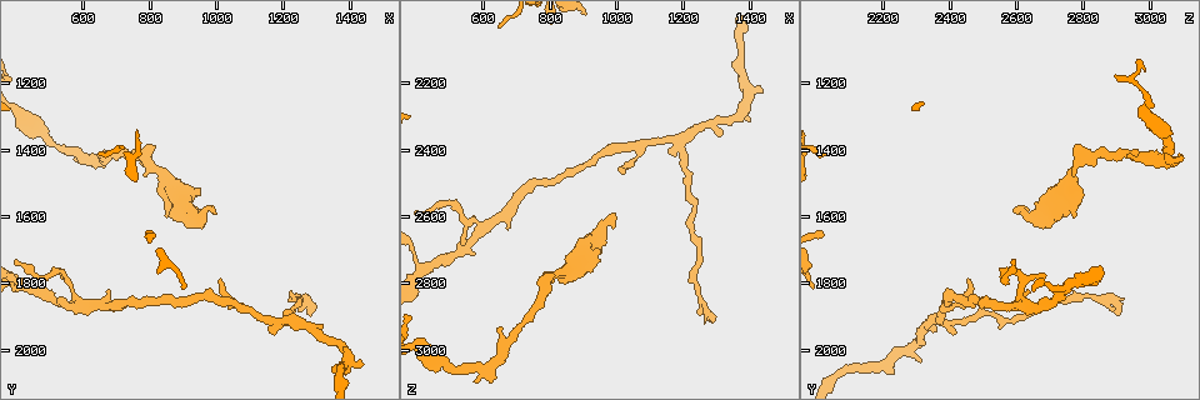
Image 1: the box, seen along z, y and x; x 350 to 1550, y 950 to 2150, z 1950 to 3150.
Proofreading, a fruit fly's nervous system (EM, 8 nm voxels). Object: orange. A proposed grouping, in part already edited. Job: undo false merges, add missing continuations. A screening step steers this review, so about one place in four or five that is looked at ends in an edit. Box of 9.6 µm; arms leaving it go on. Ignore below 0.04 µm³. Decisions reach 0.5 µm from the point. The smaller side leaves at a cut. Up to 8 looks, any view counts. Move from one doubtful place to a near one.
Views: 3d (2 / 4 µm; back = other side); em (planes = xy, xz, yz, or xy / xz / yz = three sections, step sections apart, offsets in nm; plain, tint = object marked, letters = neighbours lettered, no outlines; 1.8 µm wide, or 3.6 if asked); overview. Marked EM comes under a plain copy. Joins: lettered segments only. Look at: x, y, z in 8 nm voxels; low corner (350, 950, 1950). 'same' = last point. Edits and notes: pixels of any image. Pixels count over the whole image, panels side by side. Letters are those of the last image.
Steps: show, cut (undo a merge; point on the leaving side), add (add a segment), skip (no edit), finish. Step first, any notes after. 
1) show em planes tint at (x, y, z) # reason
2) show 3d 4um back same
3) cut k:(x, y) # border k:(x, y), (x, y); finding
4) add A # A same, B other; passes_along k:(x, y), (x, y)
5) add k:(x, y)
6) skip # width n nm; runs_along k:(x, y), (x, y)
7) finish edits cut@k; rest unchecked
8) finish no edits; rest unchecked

show em planes letters at (540, 1770, 2690) # branch stops here

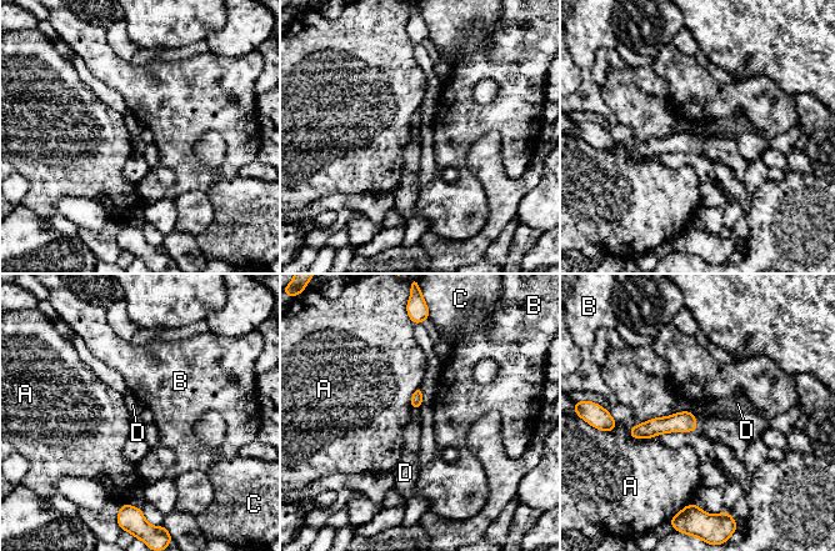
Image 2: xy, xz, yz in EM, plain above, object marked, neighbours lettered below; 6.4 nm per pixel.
skip # longest_contact A 320 nm; A other, B other, C other, D other; border 2:(411, 407), (418, 409); no lettered segment goes on from it

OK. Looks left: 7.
show em xy step 4 letters at (1280, 1890, 2900) # an open end

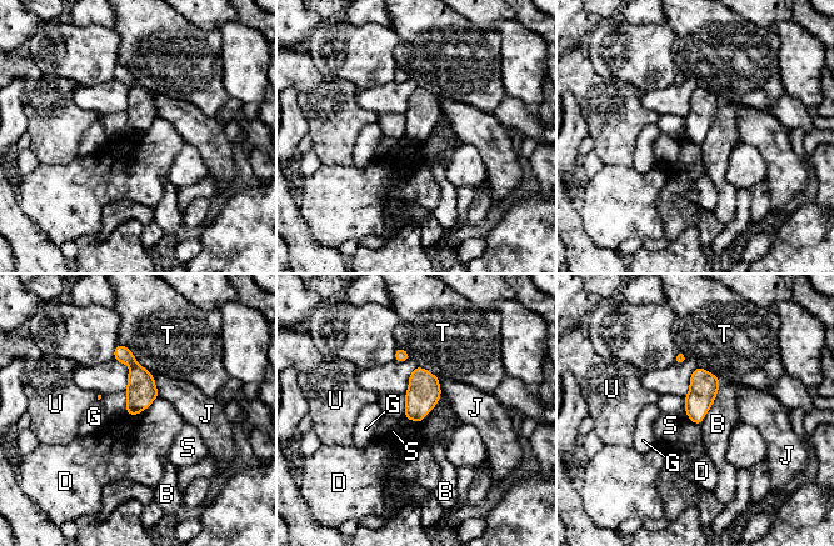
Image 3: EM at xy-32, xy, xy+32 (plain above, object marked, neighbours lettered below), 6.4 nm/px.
show em planes letters same

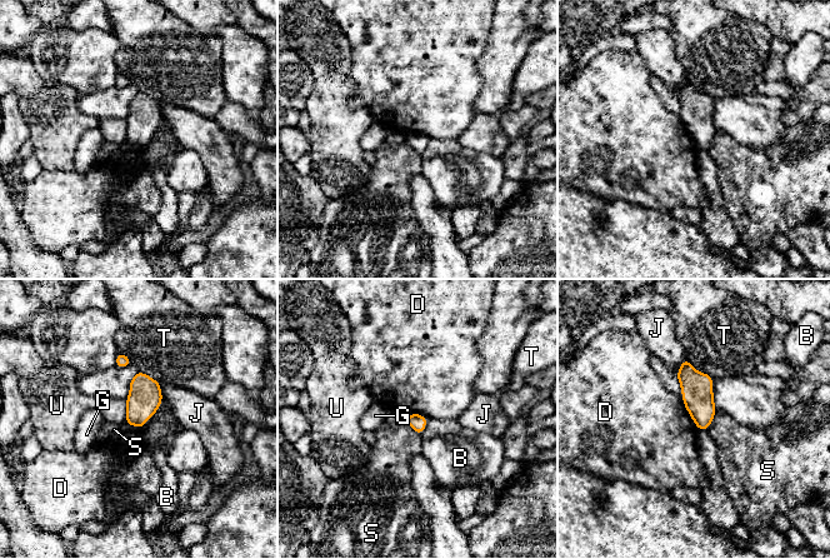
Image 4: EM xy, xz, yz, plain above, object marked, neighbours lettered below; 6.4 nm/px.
skip # B other, D other, G other, J other, S other, T other, U other; border 4:(681, 394), (683, 403), (699, 429); none of them fits

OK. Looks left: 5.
show em yz step 4 letters at (1000, 1590, 2600) # free end

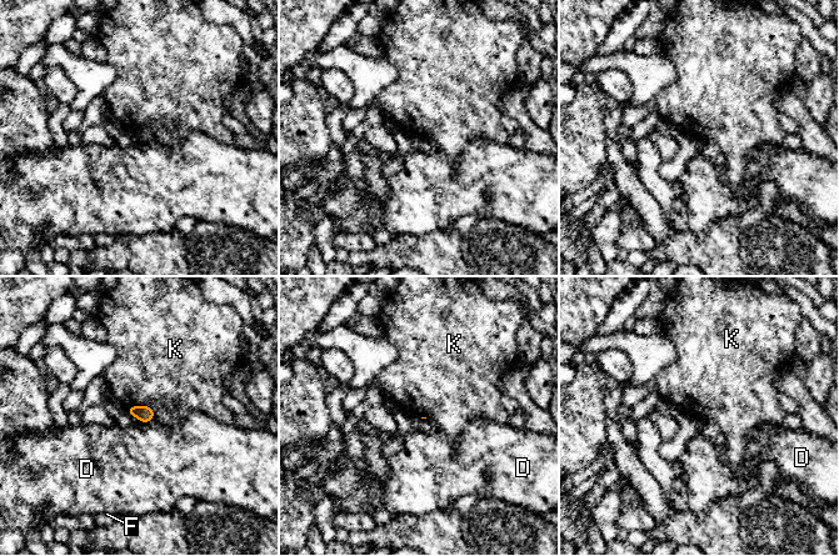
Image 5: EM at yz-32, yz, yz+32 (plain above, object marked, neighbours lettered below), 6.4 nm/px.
show em planes letters same # another direction

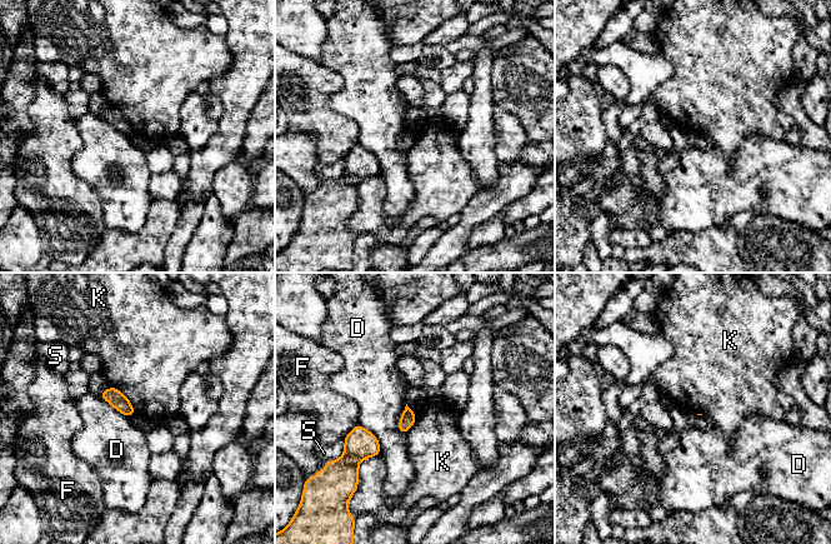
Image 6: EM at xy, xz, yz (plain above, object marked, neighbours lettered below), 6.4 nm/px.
skip # D other, F other, K other, S other; border 6:(379, 454), (359, 463), (358, 478); no lettered segment goes on from it

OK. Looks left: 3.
finish no edits; rest unchecked

